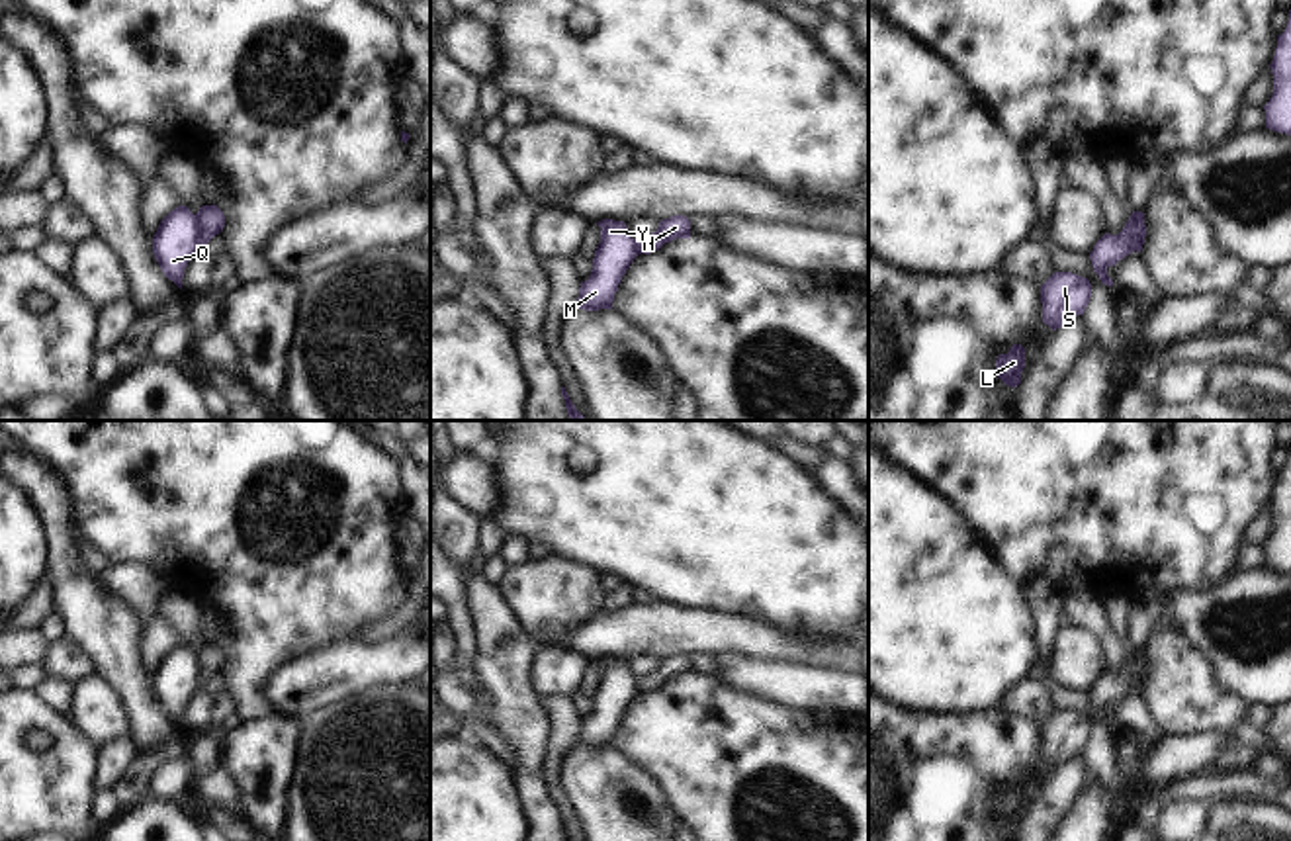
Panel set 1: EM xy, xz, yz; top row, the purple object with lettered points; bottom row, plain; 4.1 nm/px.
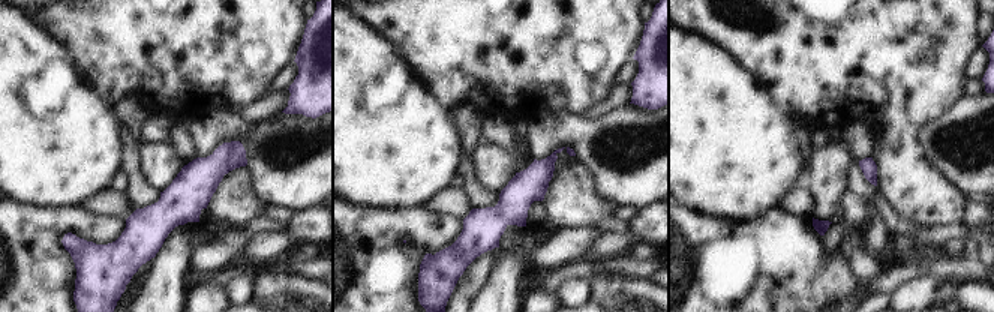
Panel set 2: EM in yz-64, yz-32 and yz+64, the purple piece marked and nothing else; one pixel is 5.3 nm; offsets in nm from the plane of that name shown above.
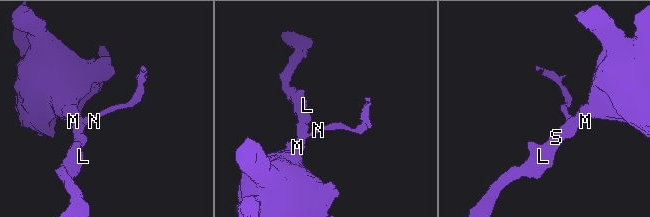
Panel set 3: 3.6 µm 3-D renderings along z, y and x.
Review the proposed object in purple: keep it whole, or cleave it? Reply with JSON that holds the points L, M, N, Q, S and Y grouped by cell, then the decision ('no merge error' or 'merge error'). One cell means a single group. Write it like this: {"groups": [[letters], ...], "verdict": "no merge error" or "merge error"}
{"groups": [["L", "M", "Q", "S", "Y"], ["N"]], "verdict": "merge error"}

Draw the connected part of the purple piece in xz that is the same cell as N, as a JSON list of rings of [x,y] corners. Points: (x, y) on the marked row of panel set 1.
[[[673,215],[669,219],[659,221],[655,233],[646,239],[636,241],[638,254],[651,254],[659,250],[665,243],[675,239],[690,239],[690,221],[685,215]]]

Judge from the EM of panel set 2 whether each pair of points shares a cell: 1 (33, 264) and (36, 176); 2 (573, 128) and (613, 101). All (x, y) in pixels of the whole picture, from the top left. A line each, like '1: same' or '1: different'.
1: different
2: different

